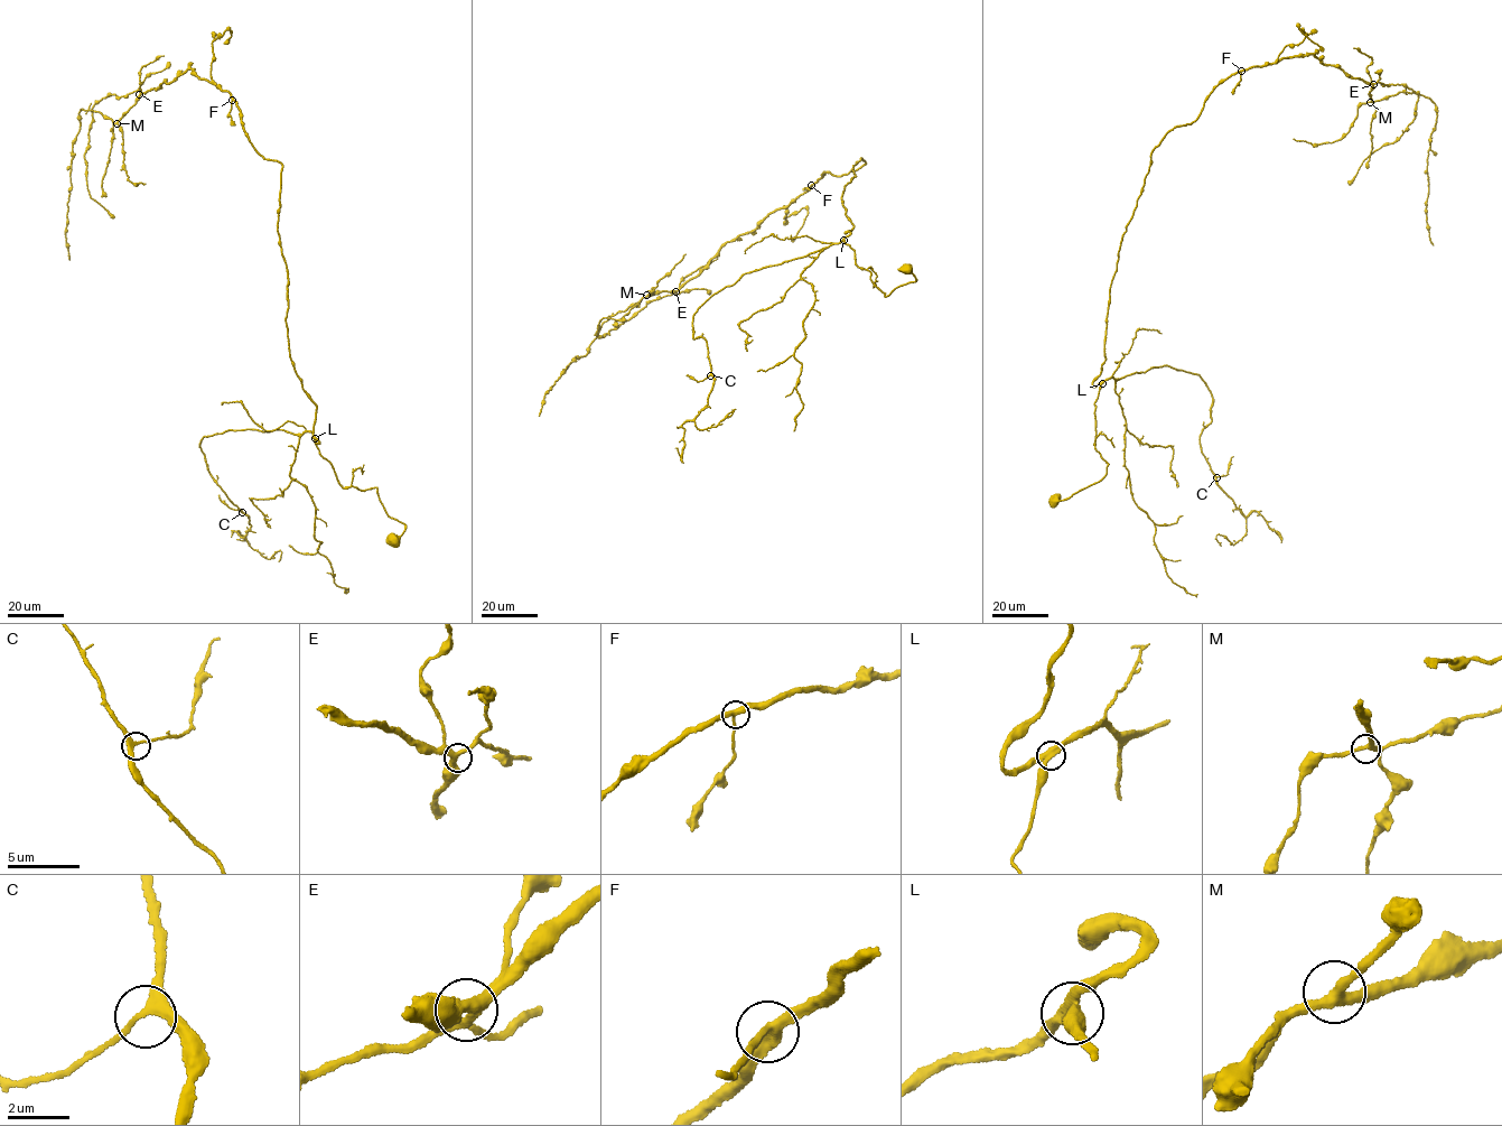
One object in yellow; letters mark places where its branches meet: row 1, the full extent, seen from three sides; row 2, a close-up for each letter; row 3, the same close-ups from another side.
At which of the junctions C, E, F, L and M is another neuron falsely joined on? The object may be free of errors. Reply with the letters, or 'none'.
none

